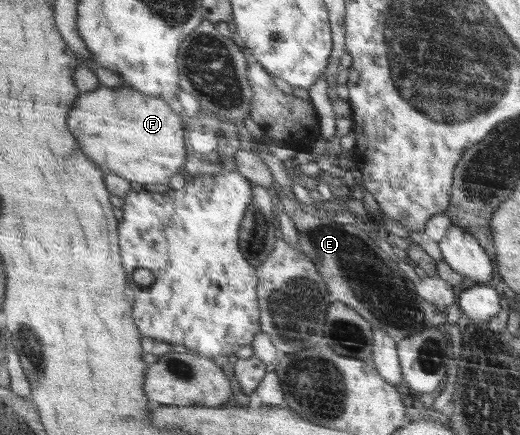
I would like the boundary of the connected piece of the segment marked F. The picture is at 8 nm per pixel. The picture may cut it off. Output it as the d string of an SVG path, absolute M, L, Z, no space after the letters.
M99 87L95 91L84 93L76 102L76 114L72 114L72 132L80 138L82 150L104 166L110 174L120 174L128 180L140 182L142 185L167 183L168 178L178 174L187 158L187 147L184 142L184 128L178 114L174 114L166 100L156 96L146 96L130 87Z

